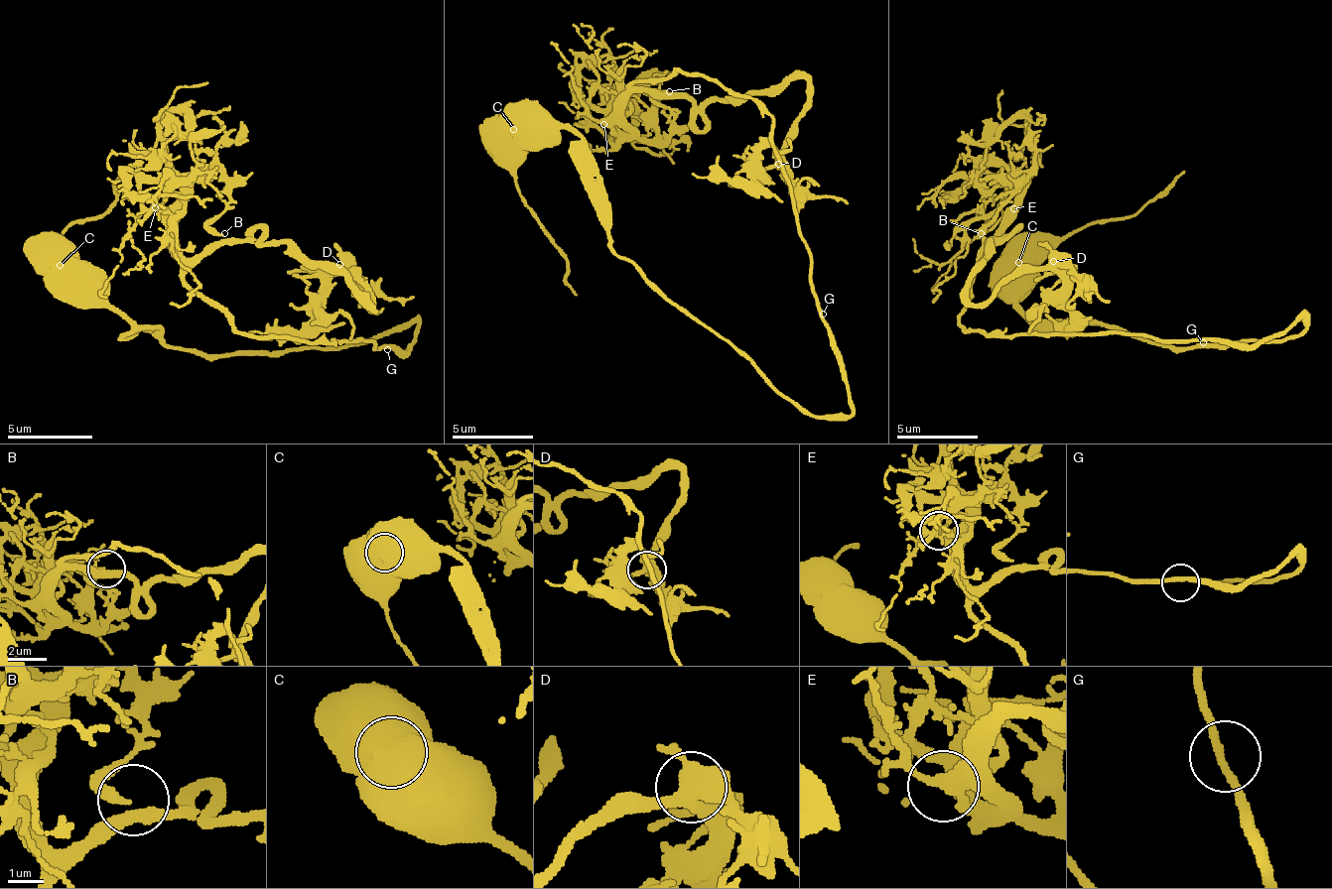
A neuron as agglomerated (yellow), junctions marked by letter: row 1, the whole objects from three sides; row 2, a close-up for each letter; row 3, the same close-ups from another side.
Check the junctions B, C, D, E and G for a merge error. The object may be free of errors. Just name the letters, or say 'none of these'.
C

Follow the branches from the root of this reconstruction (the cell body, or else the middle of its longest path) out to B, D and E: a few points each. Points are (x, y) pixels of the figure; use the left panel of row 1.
B: (383, 345), (370, 341), (245, 336), (186, 281), (224, 233)
D: (383, 345), (245, 336), (186, 281), (219, 246), (271, 242), (323, 259), (370, 307), (370, 294), (339, 264)
E: (383, 345), (370, 341), (245, 336), (186, 281), (186, 255), (173, 238), (168, 220), (155, 207)

